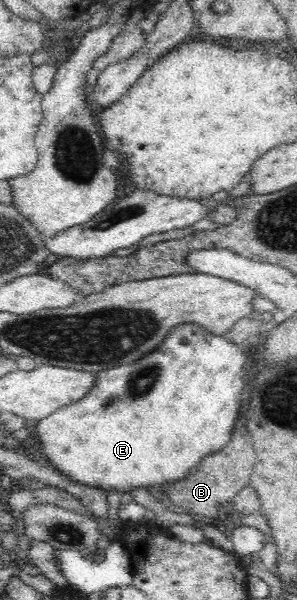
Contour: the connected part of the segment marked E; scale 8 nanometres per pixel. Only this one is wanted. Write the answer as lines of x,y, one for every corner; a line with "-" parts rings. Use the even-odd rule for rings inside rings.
197,324
176,325
157,349
123,367
99,371
97,383
85,397
40,420
37,446
61,474
103,491
132,494
133,489
143,487
147,490
183,481
207,456
205,451
219,449
231,439
233,427
239,419
245,363
251,351
247,345
229,342
225,335
213,334

